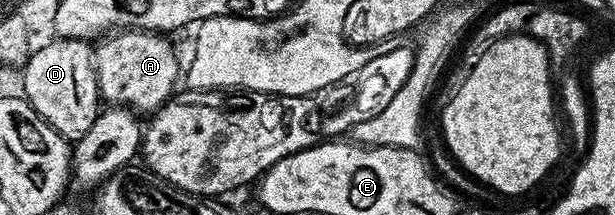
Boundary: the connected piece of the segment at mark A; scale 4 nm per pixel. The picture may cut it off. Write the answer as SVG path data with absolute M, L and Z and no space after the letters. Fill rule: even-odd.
M120 30L105 35L99 41L101 44L94 48L101 97L109 105L131 108L140 114L154 113L171 100L178 88L176 79L182 76L182 60L180 64L168 40L171 39L167 35L139 30Z

